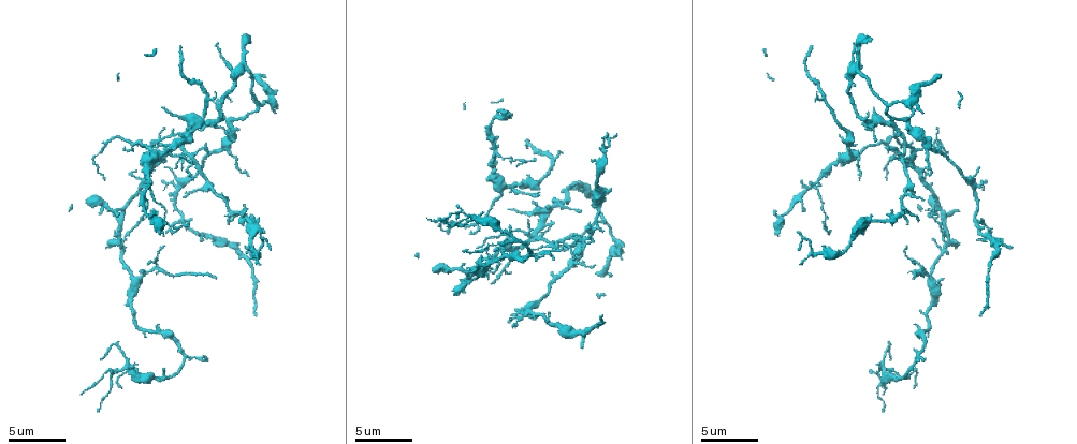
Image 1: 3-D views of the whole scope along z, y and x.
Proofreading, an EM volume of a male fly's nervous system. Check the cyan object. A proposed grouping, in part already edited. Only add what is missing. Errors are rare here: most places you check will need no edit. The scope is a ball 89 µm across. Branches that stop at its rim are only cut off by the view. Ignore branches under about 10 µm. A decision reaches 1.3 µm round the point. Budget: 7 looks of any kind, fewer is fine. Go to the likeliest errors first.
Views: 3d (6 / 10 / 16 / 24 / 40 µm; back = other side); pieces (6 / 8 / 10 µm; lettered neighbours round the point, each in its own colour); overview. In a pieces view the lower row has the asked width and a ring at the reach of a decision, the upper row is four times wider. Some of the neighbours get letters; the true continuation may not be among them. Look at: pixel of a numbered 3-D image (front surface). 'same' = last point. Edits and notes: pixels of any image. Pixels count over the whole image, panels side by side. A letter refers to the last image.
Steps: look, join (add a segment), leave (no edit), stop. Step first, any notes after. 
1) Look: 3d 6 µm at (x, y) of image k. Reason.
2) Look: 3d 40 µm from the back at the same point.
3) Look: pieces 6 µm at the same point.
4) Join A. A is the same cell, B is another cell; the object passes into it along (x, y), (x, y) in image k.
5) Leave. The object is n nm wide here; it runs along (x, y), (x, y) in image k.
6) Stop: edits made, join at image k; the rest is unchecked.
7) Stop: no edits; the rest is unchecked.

Look: pieces 6 µm at (776, 234) of image 1. An open end.

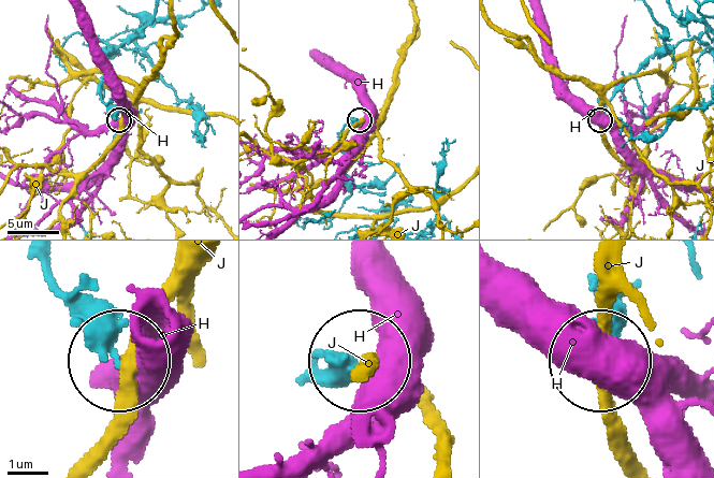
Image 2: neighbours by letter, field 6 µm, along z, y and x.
Leave. The object is 300 nm wide here; H and J are other cells; it runs along (47, 266), (115, 355) in image 2; no lettered segment goes on from it.

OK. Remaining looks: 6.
Look: pieces 6 µm at (979, 315) of image 1. Tapers out.

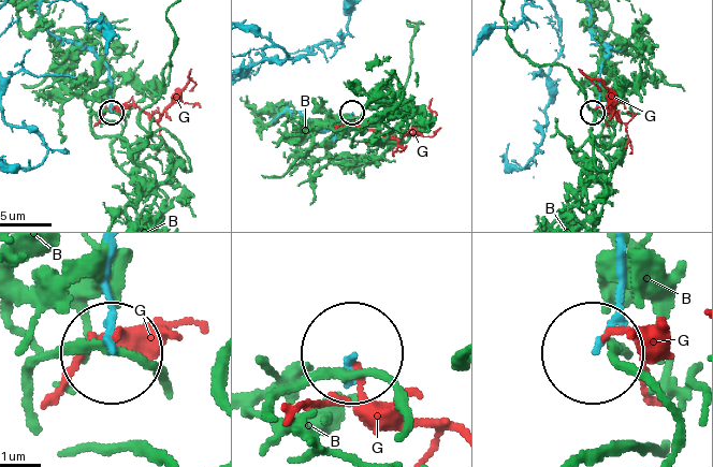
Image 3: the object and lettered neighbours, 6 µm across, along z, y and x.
Leave. The object is 150 nm wide here; B and G are other cells; it runs along (101, 252), (111, 352) in image 3; none of them fits.

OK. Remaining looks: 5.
Look: pieces 8 µm at (190, 178) of image 1. Thin end.

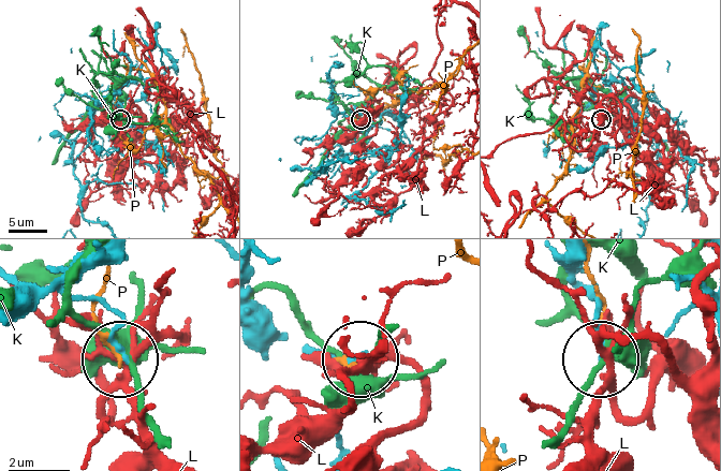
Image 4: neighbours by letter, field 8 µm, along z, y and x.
Leave. K, L and P are other cells; none of them fits.

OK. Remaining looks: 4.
Look: pieces 10 µm at (800, 246) of image 1. End of a long branch.

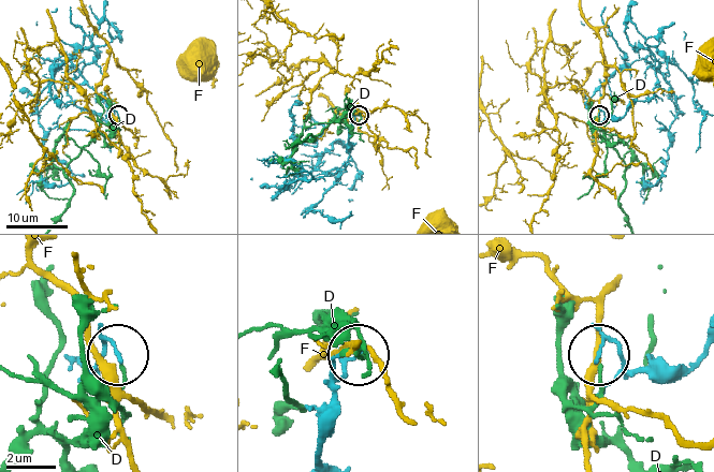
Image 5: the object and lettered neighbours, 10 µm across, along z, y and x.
Leave. D and F are other cells; it runs along (655, 65), (653, 97), (615, 118), (599, 114) in image 5; none of them fits.

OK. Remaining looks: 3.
Stop: no edits; the rest is unchecked.

